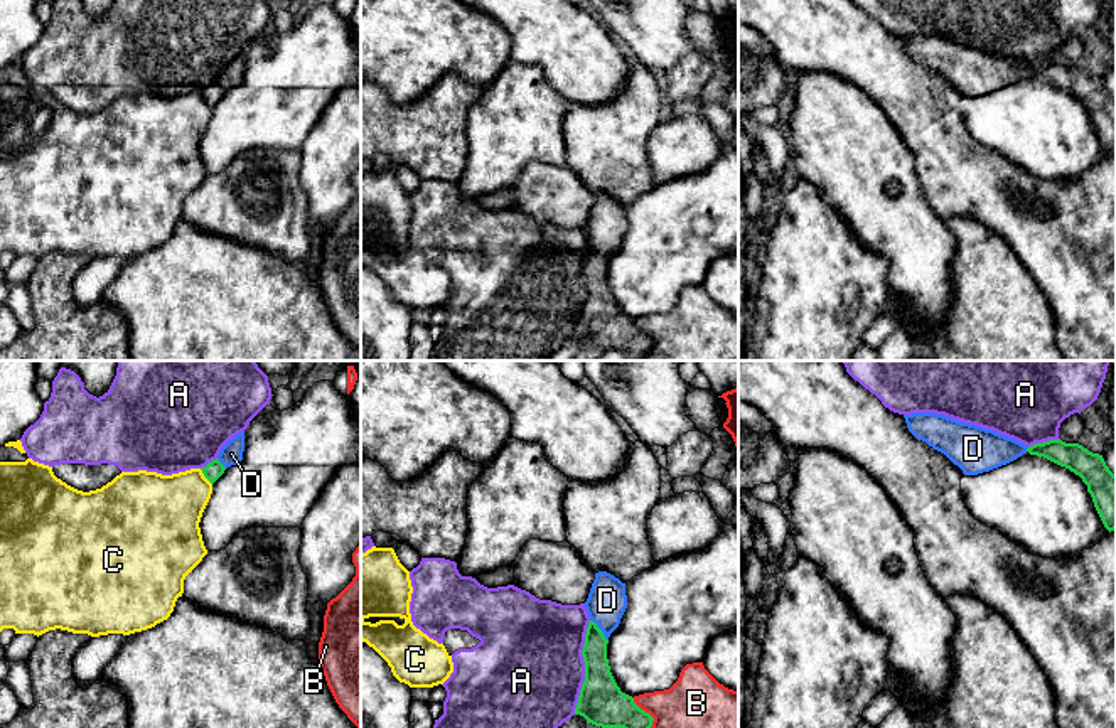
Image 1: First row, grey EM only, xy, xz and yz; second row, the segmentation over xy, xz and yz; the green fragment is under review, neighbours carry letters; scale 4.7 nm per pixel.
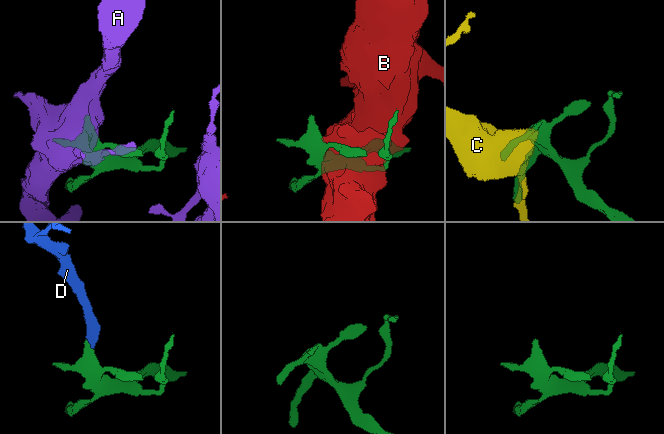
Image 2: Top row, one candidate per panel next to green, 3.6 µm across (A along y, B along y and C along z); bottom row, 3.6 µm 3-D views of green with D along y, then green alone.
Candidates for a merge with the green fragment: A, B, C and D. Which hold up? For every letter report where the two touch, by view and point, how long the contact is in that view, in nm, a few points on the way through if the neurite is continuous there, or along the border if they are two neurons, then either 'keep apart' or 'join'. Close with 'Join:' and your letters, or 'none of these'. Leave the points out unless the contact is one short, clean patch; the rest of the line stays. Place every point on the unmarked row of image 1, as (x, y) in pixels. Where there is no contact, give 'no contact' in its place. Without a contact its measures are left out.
A: contact xz (585, 290); length 460 nm; keep apart
B: contact xz (651, 339); length 200 nm; keep apart
C: contact xy (204, 98); length 100 nm; keep apart
D: contact xz (600, 253); length 140 nm; way xz (599, 305), (600, 253), (607, 223); join
Join: D

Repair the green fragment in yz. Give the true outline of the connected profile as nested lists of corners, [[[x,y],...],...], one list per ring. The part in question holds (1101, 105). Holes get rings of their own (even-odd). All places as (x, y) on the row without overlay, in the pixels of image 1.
[[[936,35],[904,37],[909,54],[944,76],[964,98],[978,98],[1006,88],[1023,76],[1044,79],[1082,101],[1094,130],[1111,155],[1116,152],[1116,98],[1103,78],[1079,66],[1049,62],[1027,69],[1013,61]]]

